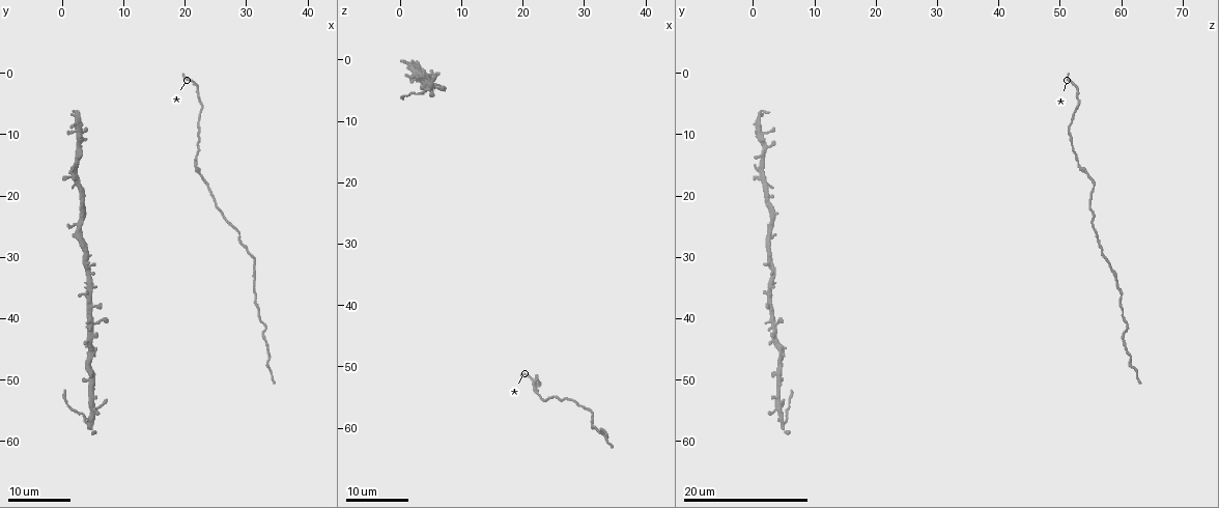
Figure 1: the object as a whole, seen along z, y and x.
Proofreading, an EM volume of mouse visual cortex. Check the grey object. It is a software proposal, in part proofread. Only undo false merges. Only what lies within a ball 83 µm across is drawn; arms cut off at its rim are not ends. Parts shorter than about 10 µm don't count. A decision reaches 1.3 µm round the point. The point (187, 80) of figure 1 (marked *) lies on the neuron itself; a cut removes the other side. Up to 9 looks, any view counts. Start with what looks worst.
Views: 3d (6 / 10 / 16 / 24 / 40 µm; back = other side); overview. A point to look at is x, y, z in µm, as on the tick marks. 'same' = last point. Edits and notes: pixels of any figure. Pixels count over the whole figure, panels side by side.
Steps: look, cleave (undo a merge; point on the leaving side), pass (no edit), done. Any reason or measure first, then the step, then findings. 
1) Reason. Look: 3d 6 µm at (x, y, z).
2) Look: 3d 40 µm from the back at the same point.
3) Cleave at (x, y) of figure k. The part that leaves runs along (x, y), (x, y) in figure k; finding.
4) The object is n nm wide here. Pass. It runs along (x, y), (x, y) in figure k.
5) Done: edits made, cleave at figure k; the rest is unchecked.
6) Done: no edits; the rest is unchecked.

Sudden change in width. Look: 3d 16 µm at (23.0, 16.5, 55.0).

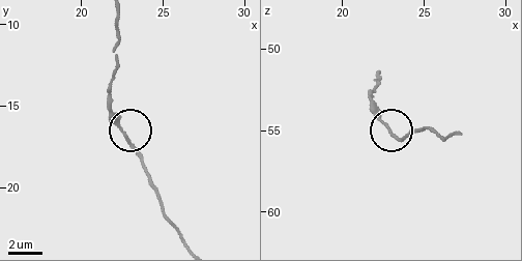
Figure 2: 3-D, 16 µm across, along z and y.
Look: 3d 10 µm at (22.4, 16.4, 54.4).

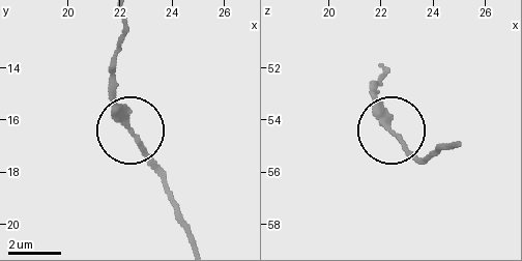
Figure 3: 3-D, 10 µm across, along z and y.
Pass. It runs along (126, 20), (113, 59), (113, 113), (165, 171) in figure 3; one neuron here.

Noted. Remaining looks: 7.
Calibre changes. Look: 3d 24 µm at (24.5, 20.0, 55.0).

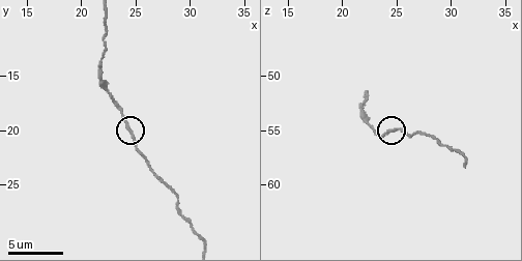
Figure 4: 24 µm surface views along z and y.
Zoom in. Look: 3d 6 µm at (24.6, 20.2, 55.0).

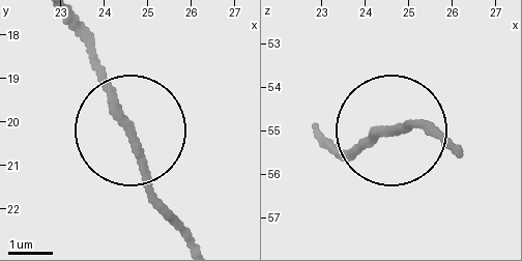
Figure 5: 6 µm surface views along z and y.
Pass. All the same neuron.

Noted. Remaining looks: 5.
Sudden change in width. Look: 3d 24 µm at (31.5, 34.0, 59.5).

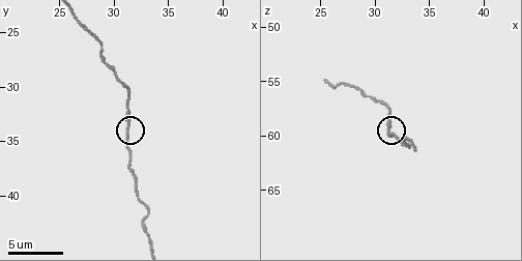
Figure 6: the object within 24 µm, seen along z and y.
Look: 3d 10 µm at the same point.

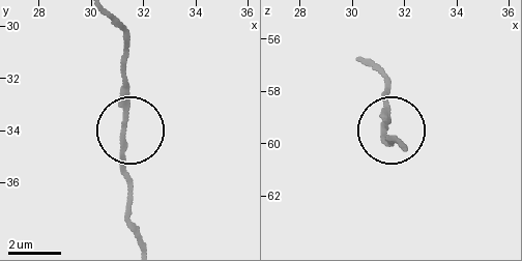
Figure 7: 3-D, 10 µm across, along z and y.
Pass. It runs along (110, 21), (123, 41), (123, 168), (129, 199) in figure 7; all the same neuron.

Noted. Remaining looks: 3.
Four arms meet. Look: 3d 16 µm at (2.0, 15.5, 1.5).

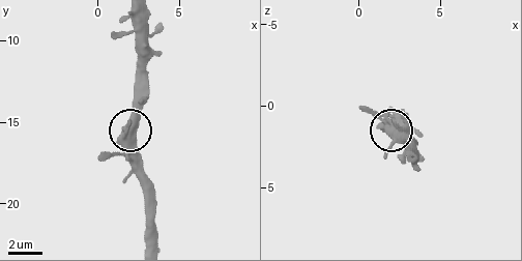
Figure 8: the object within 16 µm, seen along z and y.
Look: 3d 6 µm at the same point.

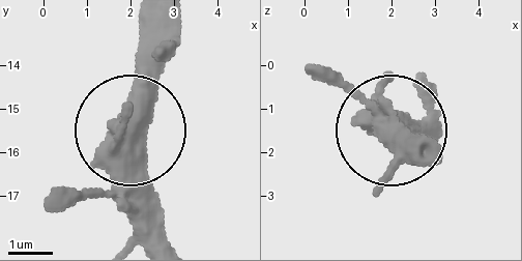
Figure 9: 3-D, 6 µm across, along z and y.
4 arms meet here. Pass. Continuous, no second neuron.

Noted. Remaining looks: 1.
Done: no edits; the rest is unchecked.

